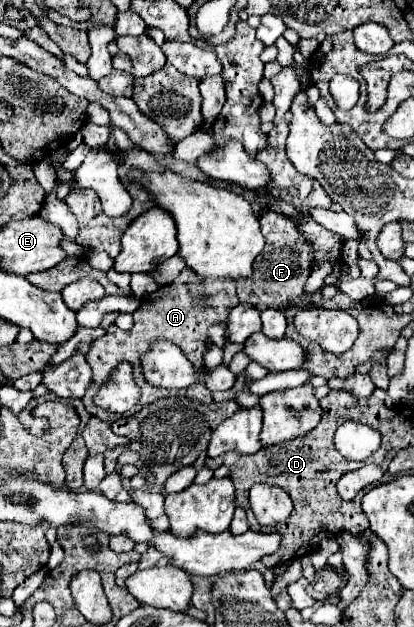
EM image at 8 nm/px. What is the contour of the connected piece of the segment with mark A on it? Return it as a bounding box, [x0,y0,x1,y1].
[83,267,239,421]

